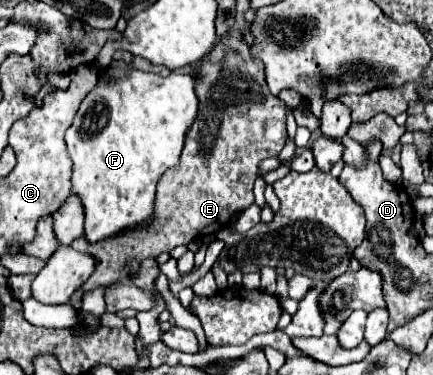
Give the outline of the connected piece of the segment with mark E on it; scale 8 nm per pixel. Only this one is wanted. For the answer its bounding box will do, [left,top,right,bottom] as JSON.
[69,36,287,312]

